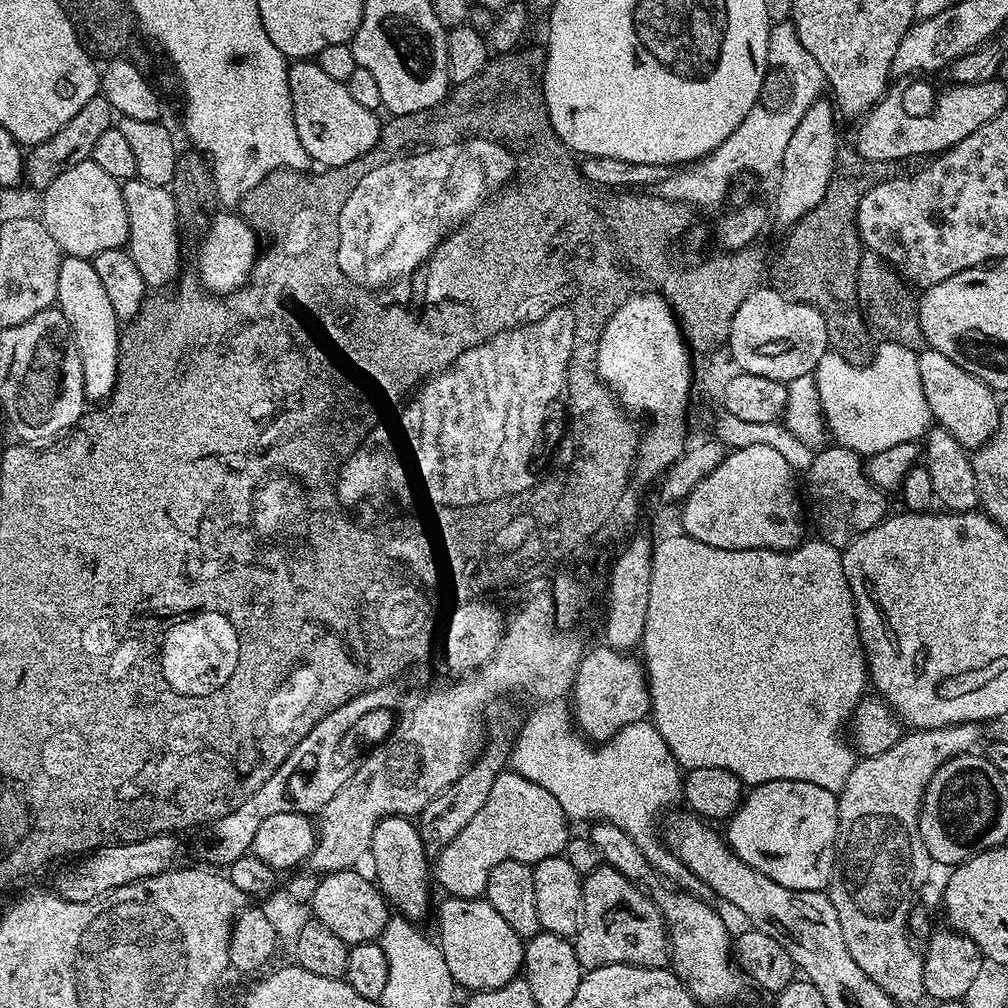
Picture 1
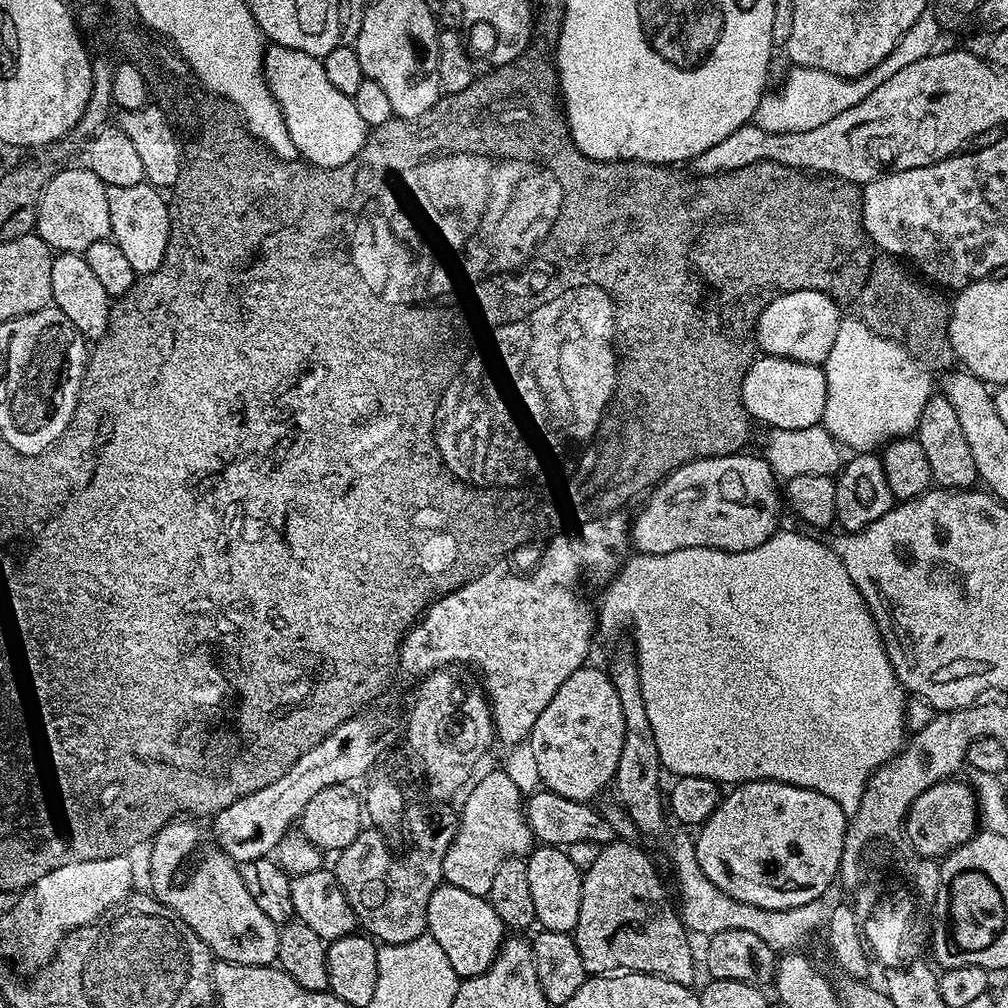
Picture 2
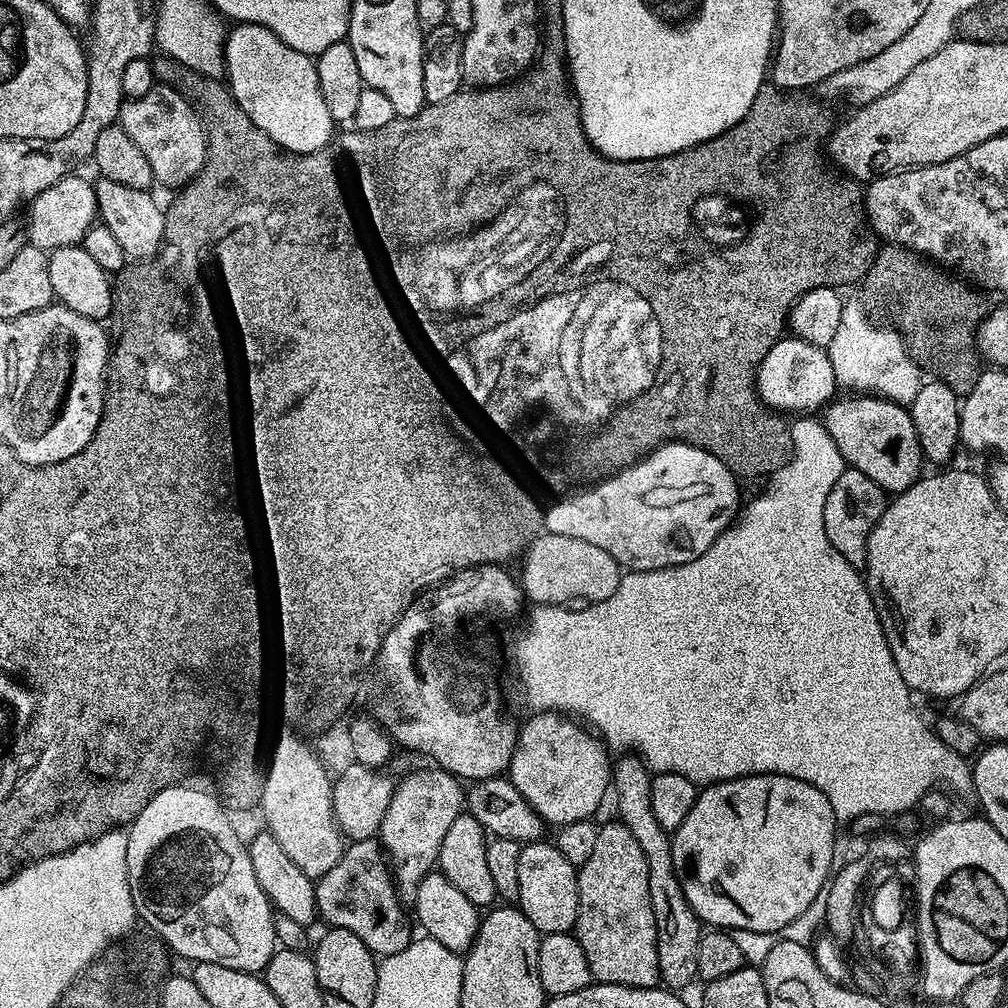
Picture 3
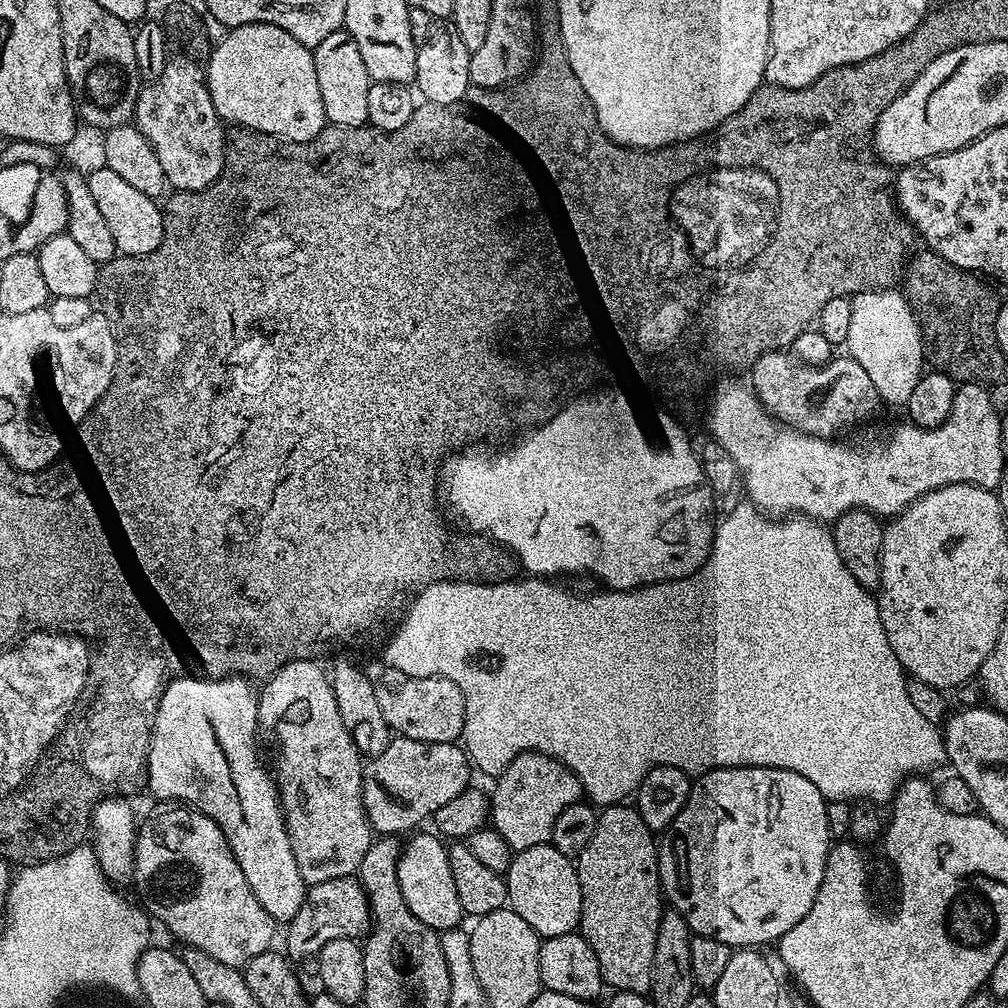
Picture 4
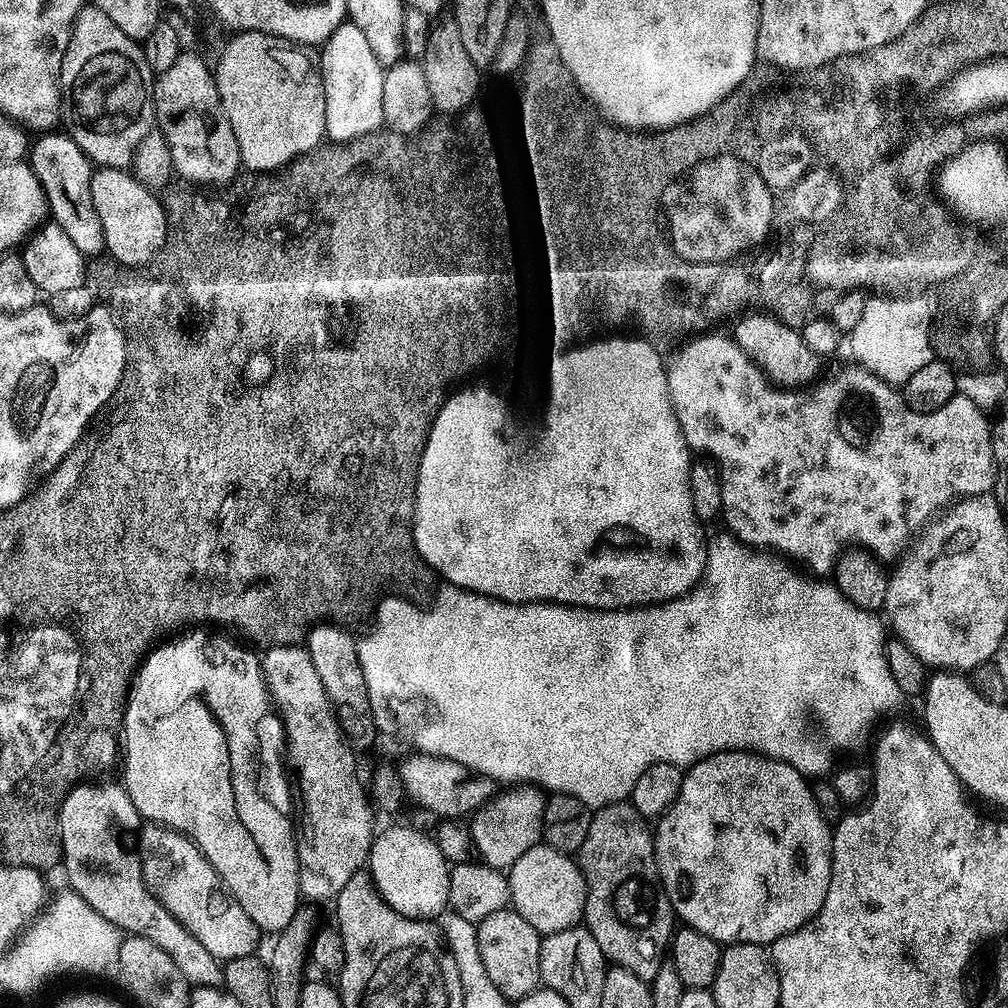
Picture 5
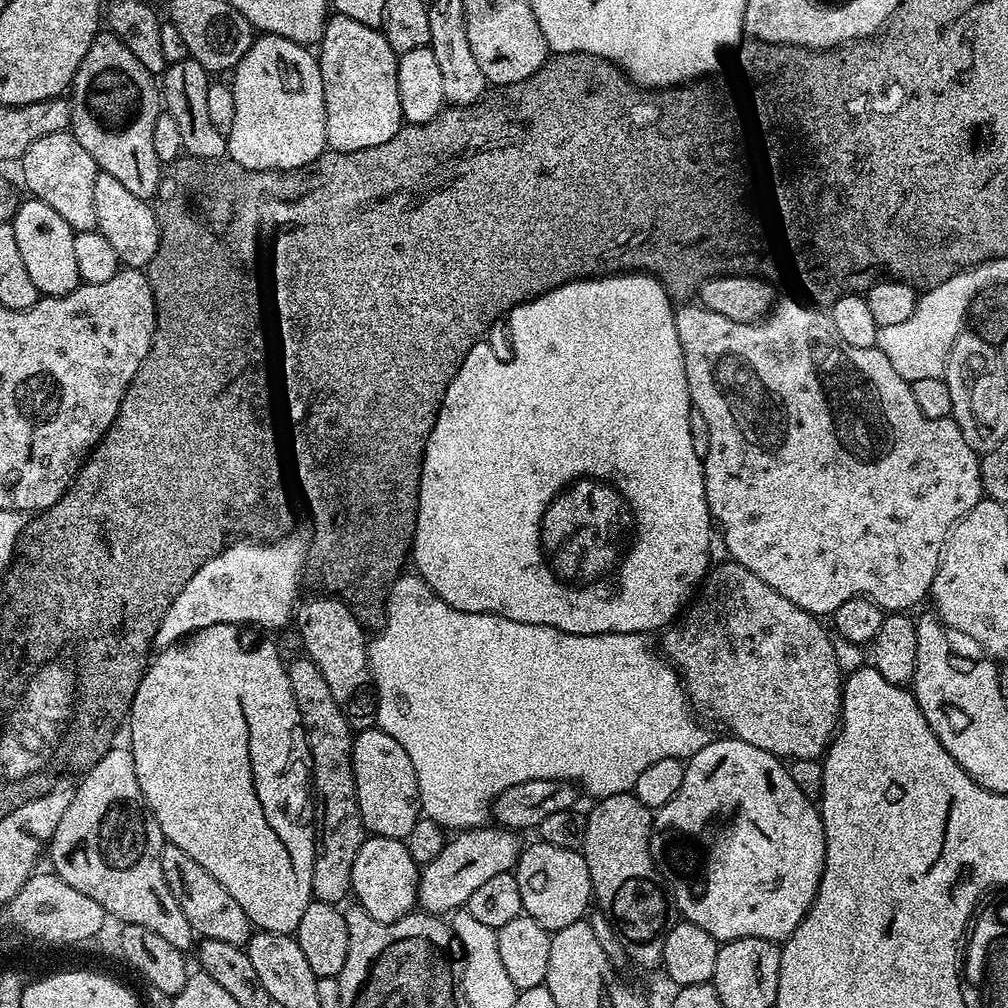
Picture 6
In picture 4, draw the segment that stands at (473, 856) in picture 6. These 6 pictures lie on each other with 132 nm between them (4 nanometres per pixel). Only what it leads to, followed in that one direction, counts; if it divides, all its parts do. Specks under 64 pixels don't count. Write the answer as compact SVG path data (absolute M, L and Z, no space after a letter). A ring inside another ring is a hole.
M543 752L518 754L495 777L496 784L490 791L490 824L496 833L512 847L513 853L530 850L530 846L547 844L552 839L554 818L566 810L566 806L581 803L582 789L579 778Z

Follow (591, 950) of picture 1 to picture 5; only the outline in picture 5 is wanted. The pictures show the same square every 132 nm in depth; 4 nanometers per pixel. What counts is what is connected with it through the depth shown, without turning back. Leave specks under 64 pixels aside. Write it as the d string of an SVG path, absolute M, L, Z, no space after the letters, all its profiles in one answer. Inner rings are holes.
M628 802L595 809L586 842L582 842L578 853L578 863L588 887L583 927L594 934L594 942L598 942L609 965L630 970L630 974L638 974L638 978L651 982L666 963L666 953L674 931L674 913L664 884L660 881L656 865L656 841L653 829L650 824L648 828L648 824L646 817L638 814L638 810Z

